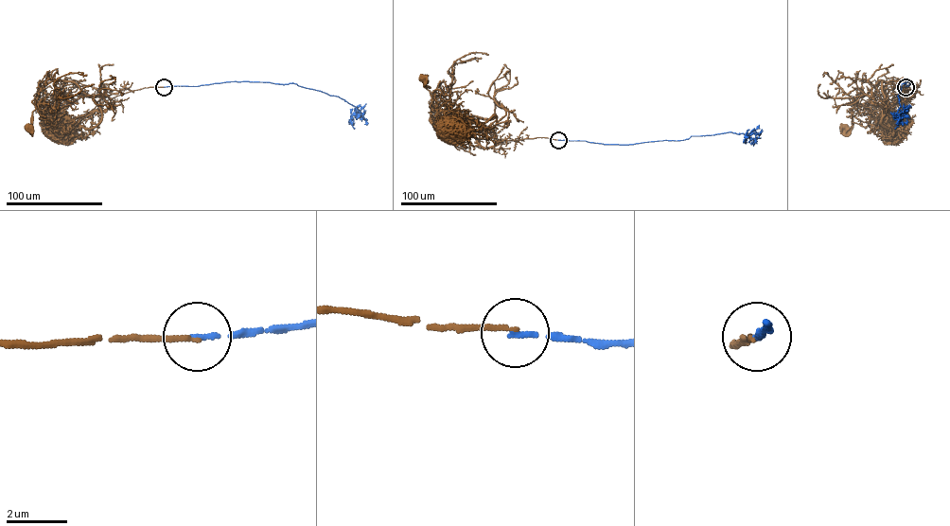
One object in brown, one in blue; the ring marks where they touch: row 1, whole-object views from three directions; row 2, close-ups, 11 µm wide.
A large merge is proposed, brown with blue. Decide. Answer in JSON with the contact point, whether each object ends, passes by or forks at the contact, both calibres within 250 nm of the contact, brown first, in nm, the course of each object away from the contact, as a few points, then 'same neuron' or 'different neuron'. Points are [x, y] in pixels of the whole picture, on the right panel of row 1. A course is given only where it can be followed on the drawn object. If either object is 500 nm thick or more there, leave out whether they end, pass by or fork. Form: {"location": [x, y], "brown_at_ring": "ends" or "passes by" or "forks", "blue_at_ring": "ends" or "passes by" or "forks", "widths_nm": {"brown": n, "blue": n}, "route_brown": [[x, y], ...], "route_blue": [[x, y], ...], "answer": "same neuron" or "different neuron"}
{"location": [906, 87], "brown_at_ring": "ends", "blue_at_ring": "ends", "widths_nm": {"brown": 150, "blue": 180}, "route_brown": [[905, 87], [906, 95], [913, 96], [903, 96], [878, 118], [854, 100], [853, 125], [841, 128]], "route_blue": [[906, 87], [910, 81], [902, 83], [897, 96], [901, 106], [895, 114], [903, 114], [909, 105], [911, 107]], "answer": "different neuron"}

